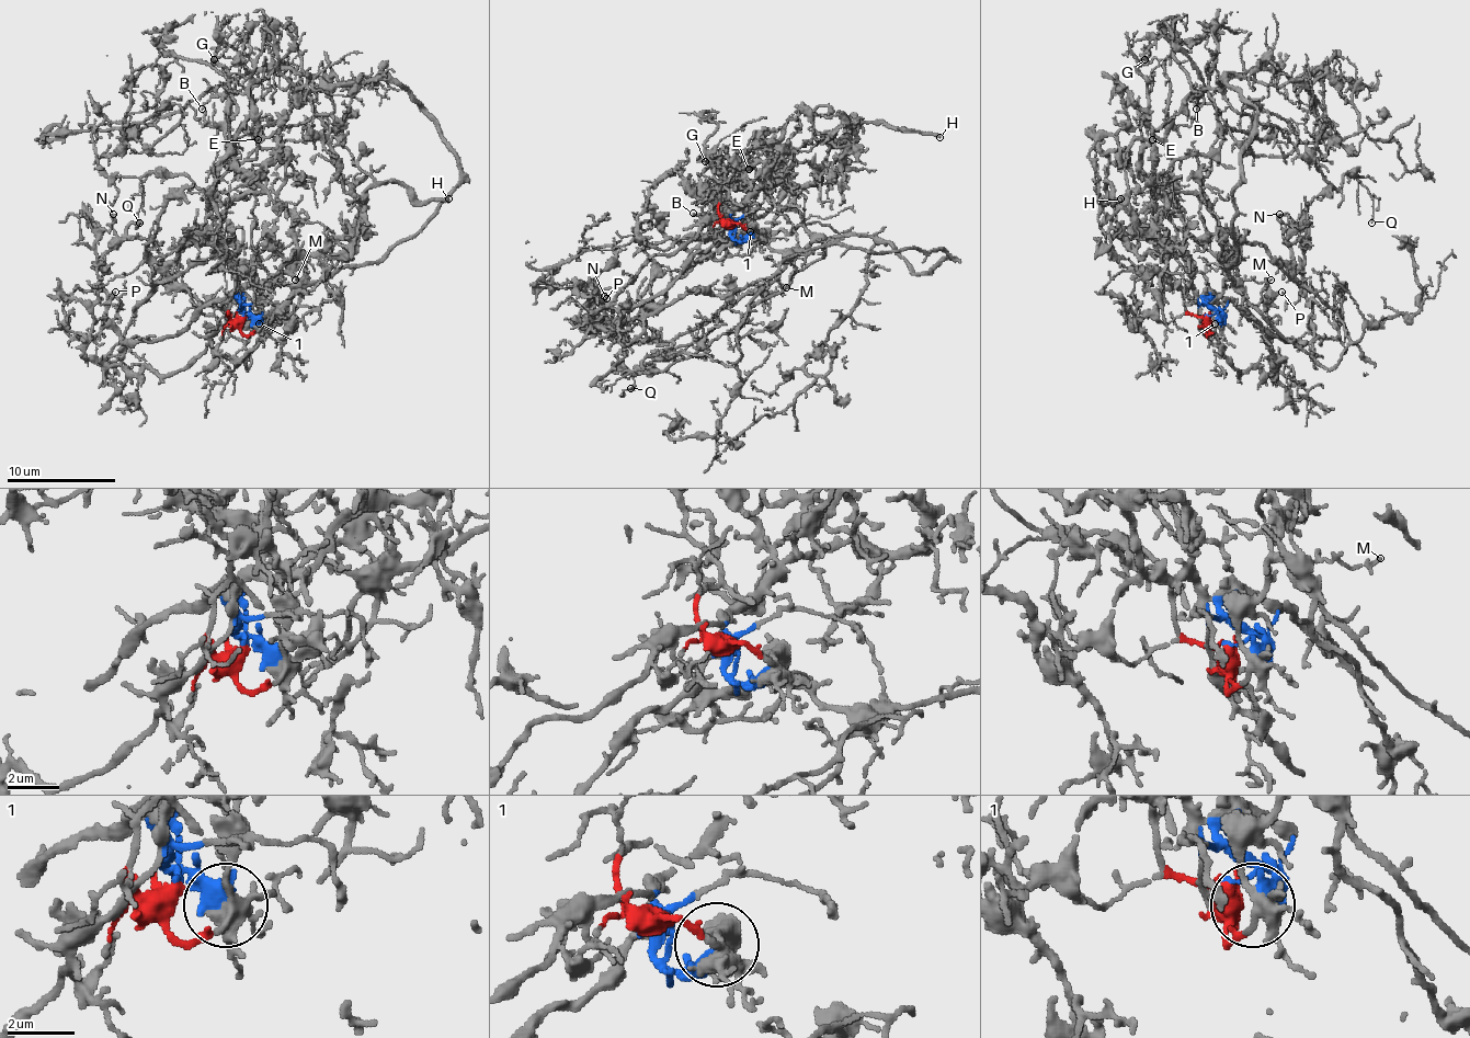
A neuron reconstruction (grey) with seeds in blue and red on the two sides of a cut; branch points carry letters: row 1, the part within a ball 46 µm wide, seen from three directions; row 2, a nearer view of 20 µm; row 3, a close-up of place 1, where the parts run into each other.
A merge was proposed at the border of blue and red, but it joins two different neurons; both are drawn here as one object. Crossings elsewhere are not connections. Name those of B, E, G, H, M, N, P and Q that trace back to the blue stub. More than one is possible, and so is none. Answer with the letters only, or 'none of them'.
B, E, G, H, N, P

